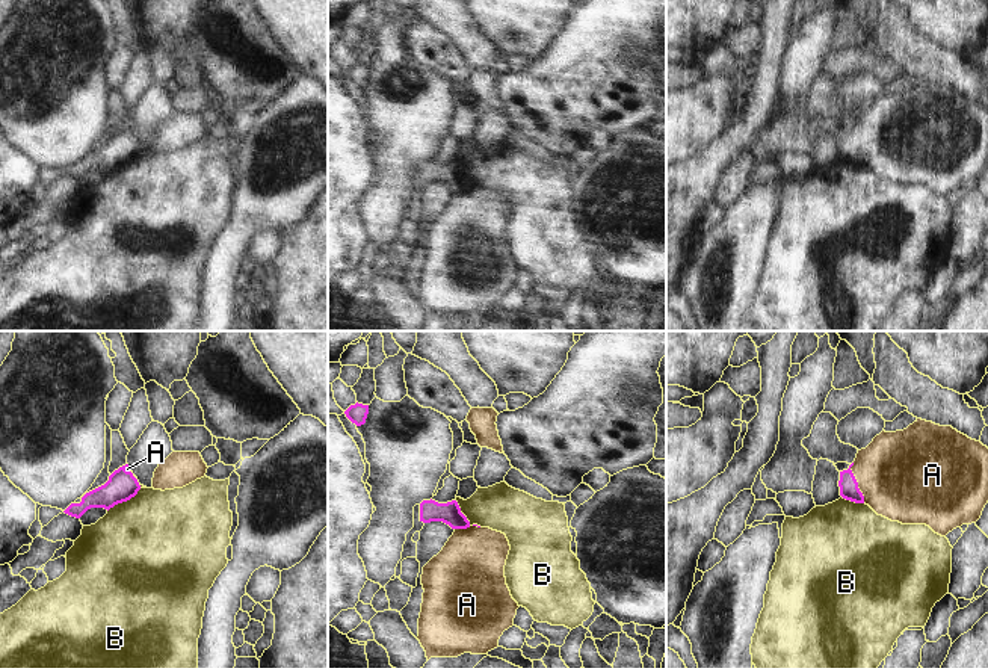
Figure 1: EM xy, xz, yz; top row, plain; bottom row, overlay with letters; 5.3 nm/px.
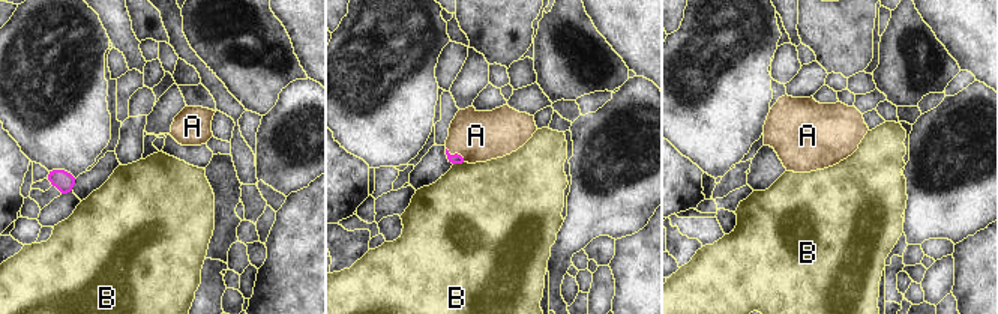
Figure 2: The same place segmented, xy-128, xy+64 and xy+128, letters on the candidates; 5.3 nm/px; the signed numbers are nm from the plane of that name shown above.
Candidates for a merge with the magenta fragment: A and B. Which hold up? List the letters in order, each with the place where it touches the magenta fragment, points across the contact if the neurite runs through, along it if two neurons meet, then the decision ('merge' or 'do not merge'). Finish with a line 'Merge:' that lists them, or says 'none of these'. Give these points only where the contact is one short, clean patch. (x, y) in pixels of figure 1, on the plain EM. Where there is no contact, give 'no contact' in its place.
A: meets magenta in yz at (857, 144); runs through yz (848, 145), (857, 144), (884, 136), (902, 136); merge
B: meets magenta in xy at (124, 162); border along xy (141, 150), (108, 173); do not merge
Merge: A

